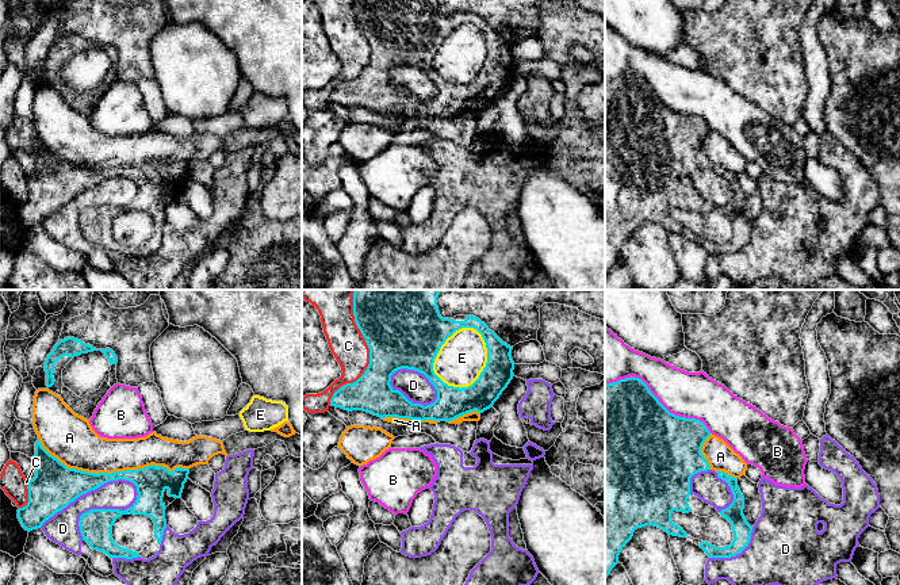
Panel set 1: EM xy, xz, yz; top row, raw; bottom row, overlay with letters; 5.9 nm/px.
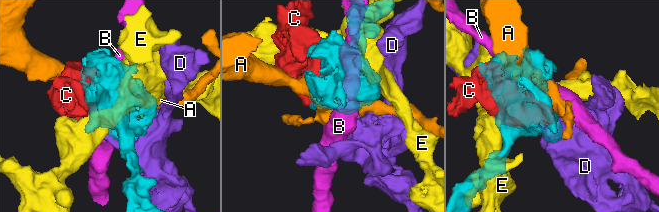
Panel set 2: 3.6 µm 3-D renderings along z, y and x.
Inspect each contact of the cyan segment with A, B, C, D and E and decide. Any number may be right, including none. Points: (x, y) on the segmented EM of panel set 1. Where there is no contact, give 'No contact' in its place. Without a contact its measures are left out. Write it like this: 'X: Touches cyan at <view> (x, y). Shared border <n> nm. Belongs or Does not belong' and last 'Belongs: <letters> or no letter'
A: Touches cyan at xy (113, 473). Shared border 900 nm. Does not belong
B: Touches cyan at yz (658, 400). Shared border 700 nm. Does not belong
C: Touches cyan at xz (370, 351). Shared border 700 nm. Does not belong
D: Touches cyan at xy (88, 490). Shared border 650 nm. Does not belong
E: Touches cyan at xz (439, 350). Shared border 380 nm. Does not belong
Belongs: no letter

